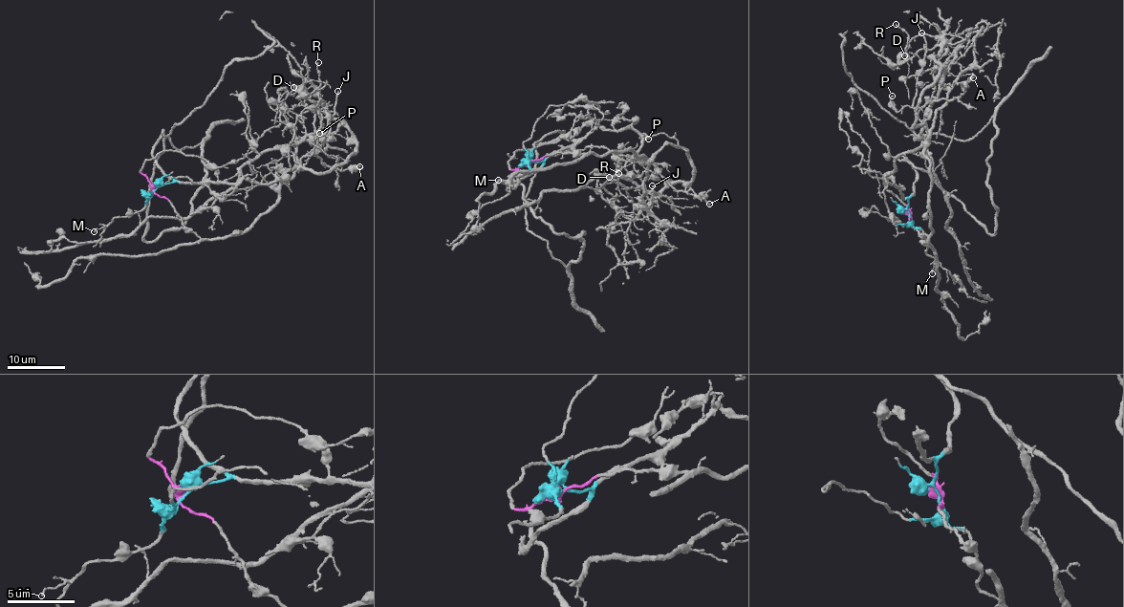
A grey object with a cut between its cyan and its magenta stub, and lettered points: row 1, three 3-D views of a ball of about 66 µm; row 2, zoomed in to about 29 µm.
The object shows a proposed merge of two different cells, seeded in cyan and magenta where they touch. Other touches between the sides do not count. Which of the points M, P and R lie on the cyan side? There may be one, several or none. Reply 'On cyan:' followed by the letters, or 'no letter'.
On cyan: M, P, R

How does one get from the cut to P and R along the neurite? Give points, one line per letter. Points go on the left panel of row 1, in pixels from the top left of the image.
P: (157, 186), (242, 179), (286, 184), (276, 174), (302, 165), (325, 173), (338, 158), (314, 142), (319, 133)
R: (157, 186), (286, 184), (276, 174), (302, 165), (329, 173), (355, 138), (307, 98), (318, 62)

